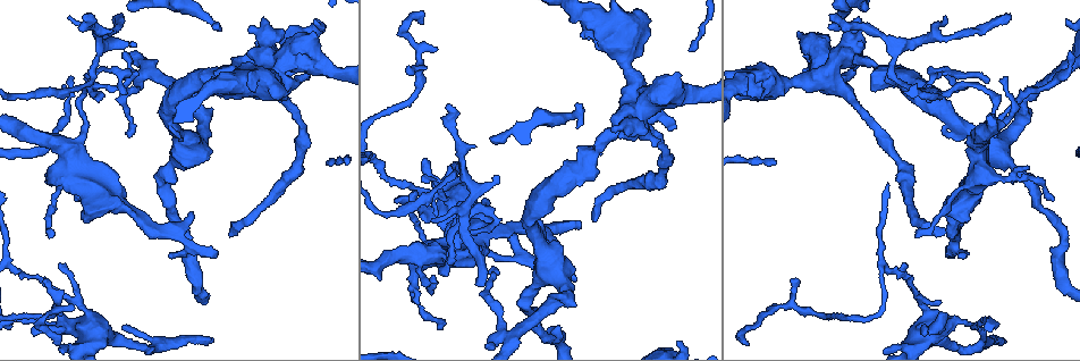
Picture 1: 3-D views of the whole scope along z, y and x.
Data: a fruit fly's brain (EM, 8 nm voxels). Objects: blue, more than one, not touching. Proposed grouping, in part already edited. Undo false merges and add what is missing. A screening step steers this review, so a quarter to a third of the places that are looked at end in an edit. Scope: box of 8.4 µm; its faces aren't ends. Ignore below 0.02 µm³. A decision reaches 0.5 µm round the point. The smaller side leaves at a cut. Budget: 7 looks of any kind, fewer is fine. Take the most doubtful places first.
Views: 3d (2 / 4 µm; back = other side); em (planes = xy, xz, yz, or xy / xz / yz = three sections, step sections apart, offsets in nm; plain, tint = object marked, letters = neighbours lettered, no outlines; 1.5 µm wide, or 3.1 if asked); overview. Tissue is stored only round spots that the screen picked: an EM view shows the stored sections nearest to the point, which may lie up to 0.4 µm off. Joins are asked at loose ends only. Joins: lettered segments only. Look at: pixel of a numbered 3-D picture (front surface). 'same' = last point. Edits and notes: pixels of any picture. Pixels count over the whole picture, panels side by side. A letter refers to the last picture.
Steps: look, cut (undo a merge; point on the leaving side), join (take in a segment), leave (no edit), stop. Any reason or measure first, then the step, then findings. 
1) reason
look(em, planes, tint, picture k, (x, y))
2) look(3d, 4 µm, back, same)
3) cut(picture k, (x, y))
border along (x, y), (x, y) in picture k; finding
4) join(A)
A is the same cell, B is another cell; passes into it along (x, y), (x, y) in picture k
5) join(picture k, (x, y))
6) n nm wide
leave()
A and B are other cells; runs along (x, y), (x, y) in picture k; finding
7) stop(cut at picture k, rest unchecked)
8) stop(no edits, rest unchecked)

branch stops here
look(3d, 4 µm, picture 1, (774, 304))

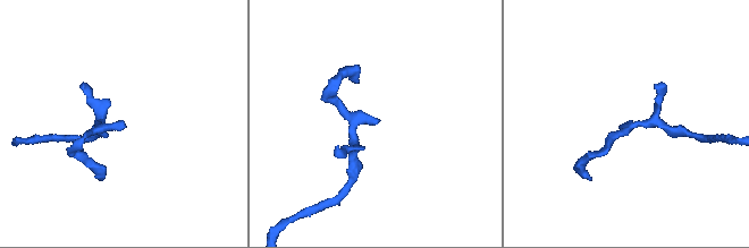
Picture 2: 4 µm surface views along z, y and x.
need the tissue
look(em, planes, letters, picture 2, (375, 121))

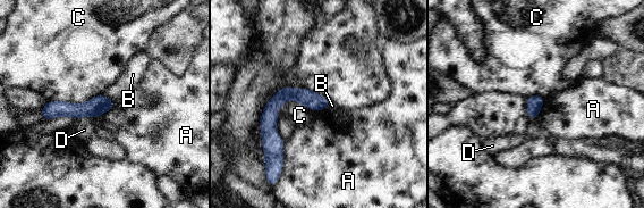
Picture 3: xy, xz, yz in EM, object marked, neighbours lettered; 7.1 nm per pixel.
120 nm wide
leave()
A, B, C and D are other cells; runs along (321, 98), (285, 96), (270, 110), (280, 159) in picture 3; none of them fits

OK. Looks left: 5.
free end
look(3d, 4 µm, picture 1, (926, 333))

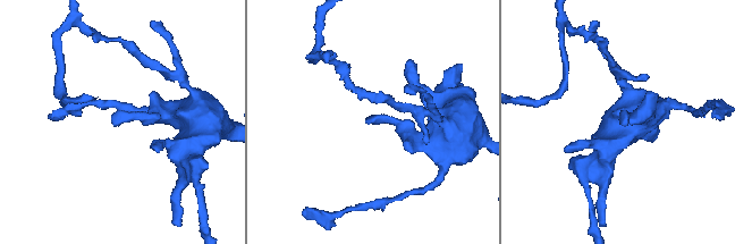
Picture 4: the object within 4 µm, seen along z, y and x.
need the tissue
look(em, planes, letters, picture 4, (112, 119))

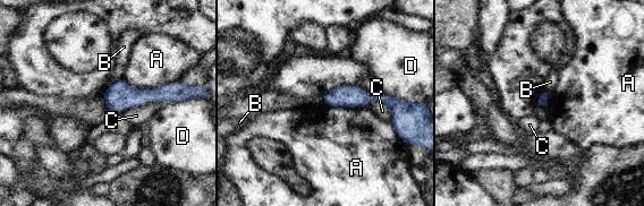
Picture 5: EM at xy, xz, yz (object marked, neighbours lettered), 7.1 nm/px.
leave()
A, B, C and D are other cells; no lettered segment goes on from it

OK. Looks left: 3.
thick turns thin
look(3d, 2 µm, back, picture 1, (265, 42))

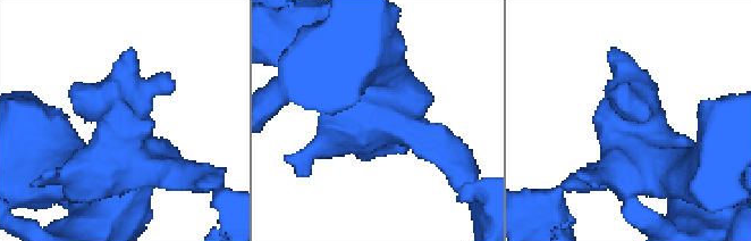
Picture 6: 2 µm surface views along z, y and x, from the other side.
shape alone is not enough
look(em, xz, step 8, letters, picture 6, (120, 117))

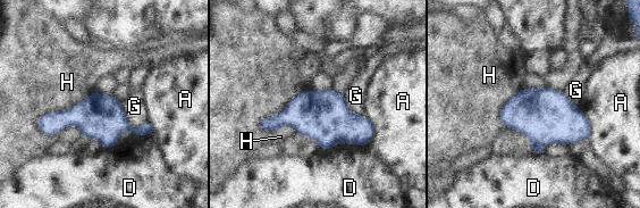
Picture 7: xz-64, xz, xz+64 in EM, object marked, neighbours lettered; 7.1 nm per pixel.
cut(picture 7, (546, 116))
A, D, G and H are other cells; border along (533, 144), (545, 148) in picture 7; a second neuron is stuck on

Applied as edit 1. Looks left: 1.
stop(cut at picture 7, rest unchecked)

